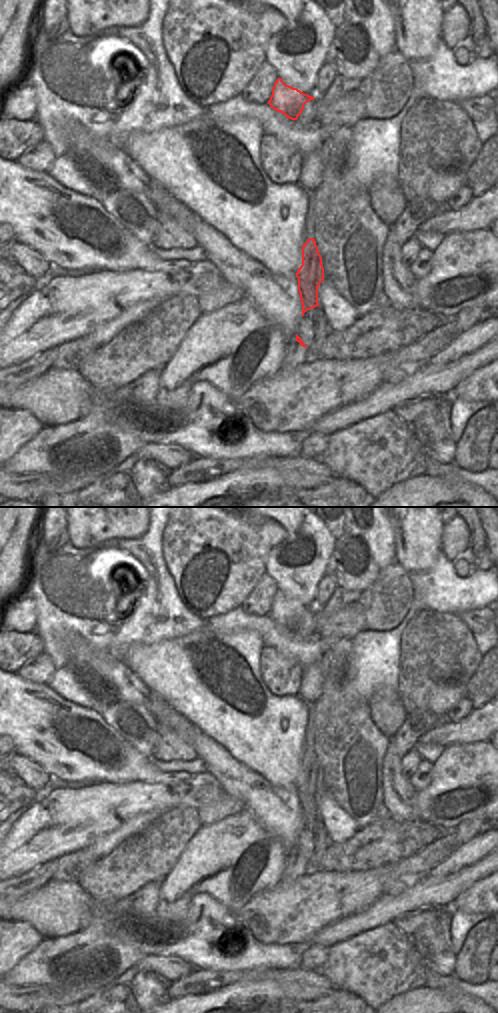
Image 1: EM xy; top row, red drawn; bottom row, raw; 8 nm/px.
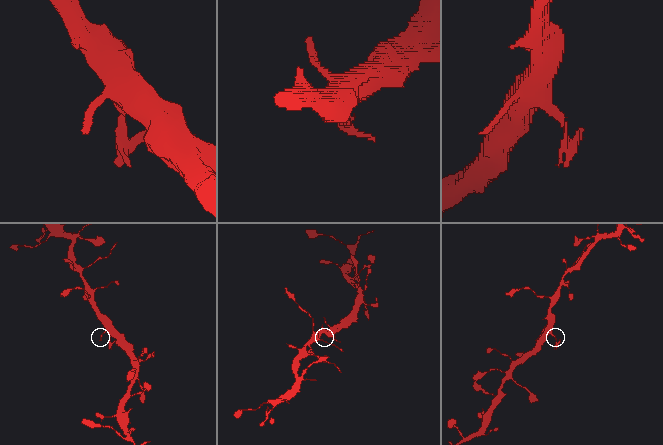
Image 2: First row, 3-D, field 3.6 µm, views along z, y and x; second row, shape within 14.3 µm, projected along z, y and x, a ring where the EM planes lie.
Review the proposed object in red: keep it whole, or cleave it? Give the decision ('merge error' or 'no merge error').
no merge error

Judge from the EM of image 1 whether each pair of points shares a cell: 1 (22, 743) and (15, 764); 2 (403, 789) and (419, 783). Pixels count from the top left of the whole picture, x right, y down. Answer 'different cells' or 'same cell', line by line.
1: different cells
2: different cells

